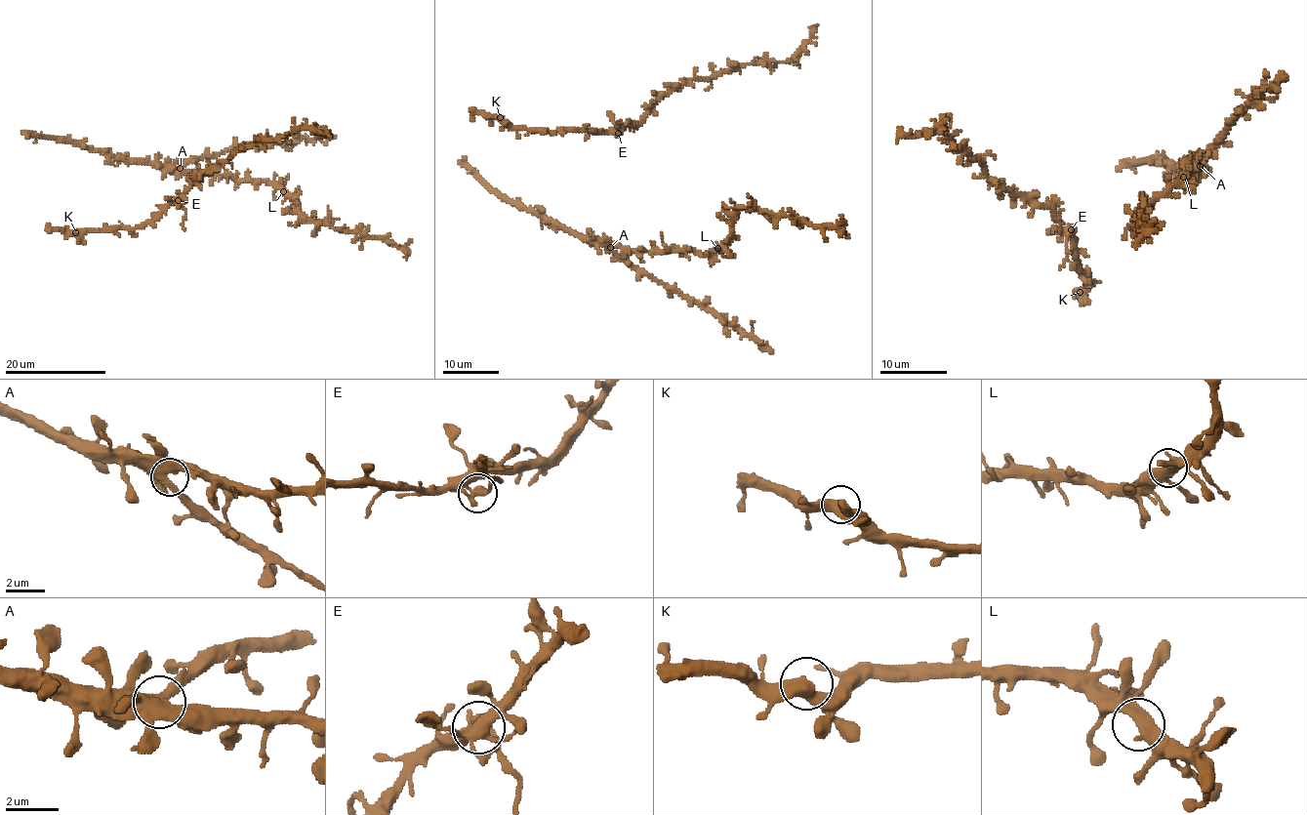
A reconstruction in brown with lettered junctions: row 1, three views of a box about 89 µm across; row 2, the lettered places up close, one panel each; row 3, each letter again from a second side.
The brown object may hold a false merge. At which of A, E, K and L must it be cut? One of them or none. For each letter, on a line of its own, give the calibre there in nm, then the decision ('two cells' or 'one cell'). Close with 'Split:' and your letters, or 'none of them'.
A: 480 nm thick; one cell
E: 420 nm thick; two cells
K: 480 nm thick; one cell
L: 480 nm thick; one cell
Split: E

